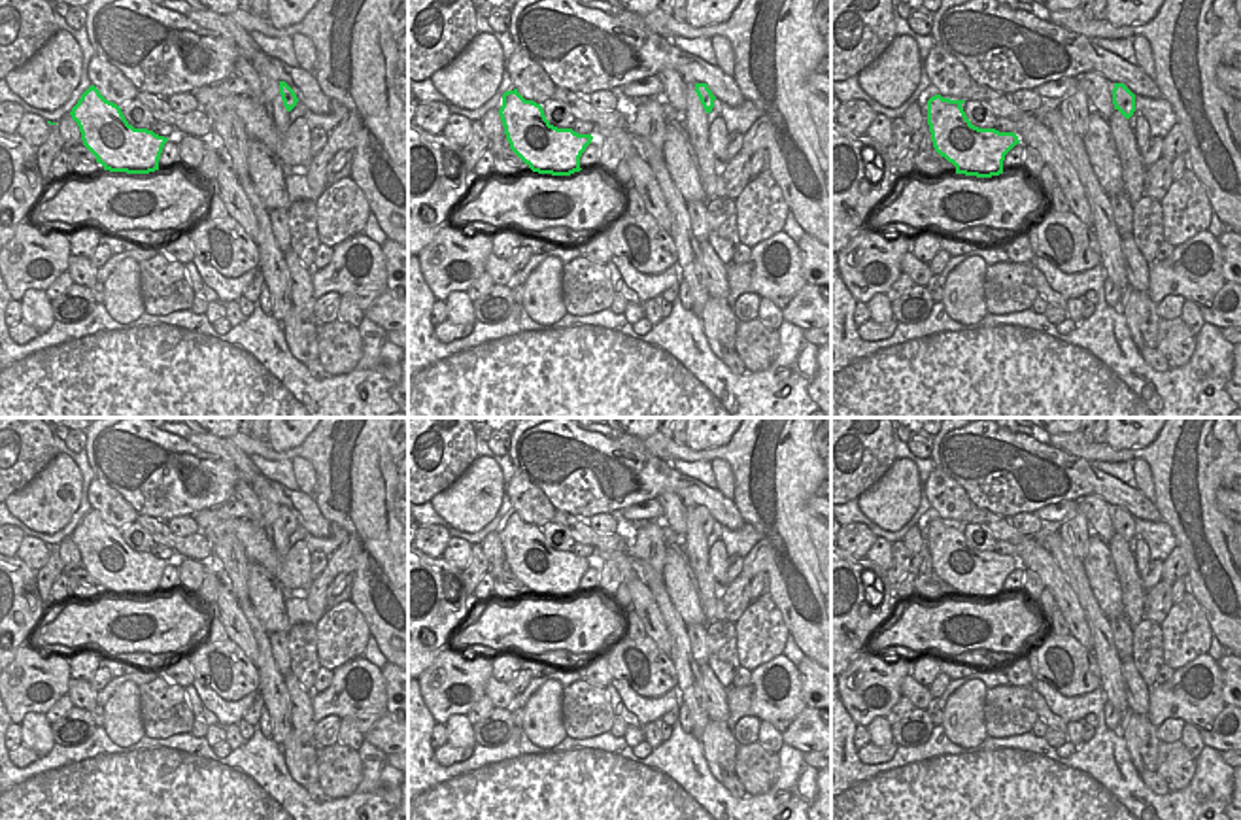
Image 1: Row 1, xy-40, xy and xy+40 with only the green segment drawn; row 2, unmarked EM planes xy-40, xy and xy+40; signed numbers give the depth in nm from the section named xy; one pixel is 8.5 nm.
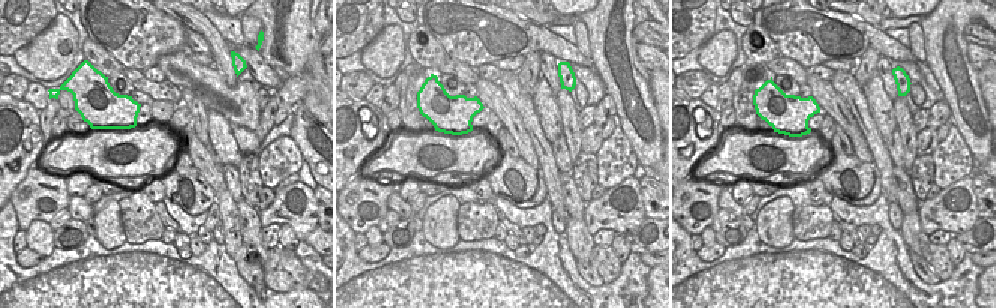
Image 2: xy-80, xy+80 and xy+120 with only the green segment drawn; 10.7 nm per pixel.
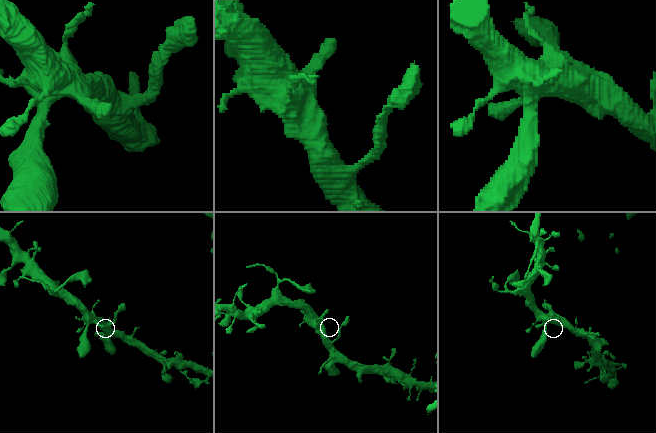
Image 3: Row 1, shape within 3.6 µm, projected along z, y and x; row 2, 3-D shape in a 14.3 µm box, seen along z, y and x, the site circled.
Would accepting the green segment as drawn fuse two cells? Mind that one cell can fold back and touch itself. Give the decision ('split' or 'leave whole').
leave whole

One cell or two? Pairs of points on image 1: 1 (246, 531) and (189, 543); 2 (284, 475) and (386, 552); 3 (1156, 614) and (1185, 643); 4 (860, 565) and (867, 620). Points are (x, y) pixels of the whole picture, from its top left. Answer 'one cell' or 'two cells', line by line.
1: two cells
2: two cells
3: two cells
4: one cell

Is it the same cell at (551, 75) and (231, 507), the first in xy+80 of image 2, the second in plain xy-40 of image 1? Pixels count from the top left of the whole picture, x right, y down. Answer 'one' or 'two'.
two

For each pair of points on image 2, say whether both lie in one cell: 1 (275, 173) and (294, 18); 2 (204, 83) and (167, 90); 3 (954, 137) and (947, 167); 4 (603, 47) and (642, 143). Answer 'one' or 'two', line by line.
1: two
2: two
3: one
4: one

